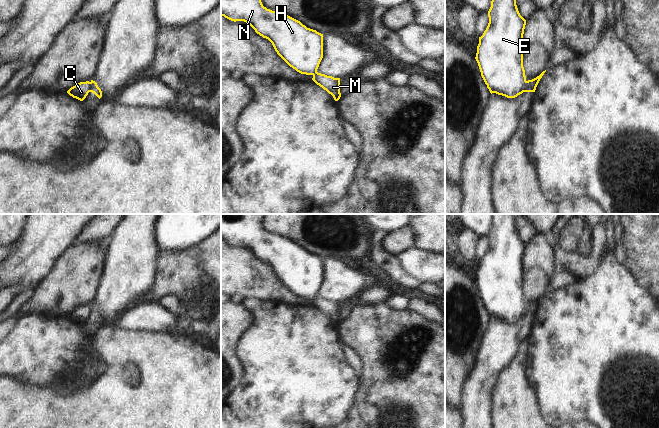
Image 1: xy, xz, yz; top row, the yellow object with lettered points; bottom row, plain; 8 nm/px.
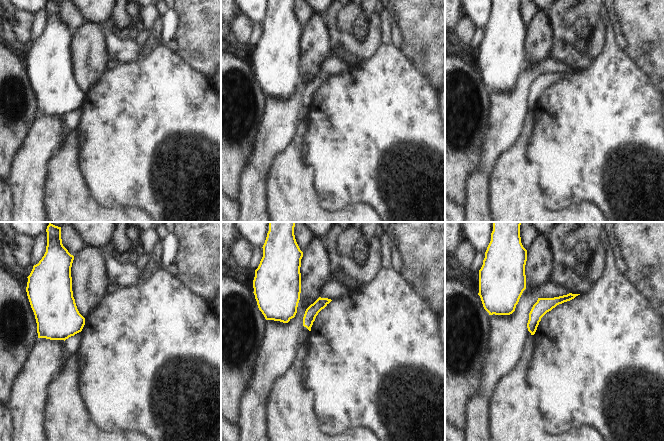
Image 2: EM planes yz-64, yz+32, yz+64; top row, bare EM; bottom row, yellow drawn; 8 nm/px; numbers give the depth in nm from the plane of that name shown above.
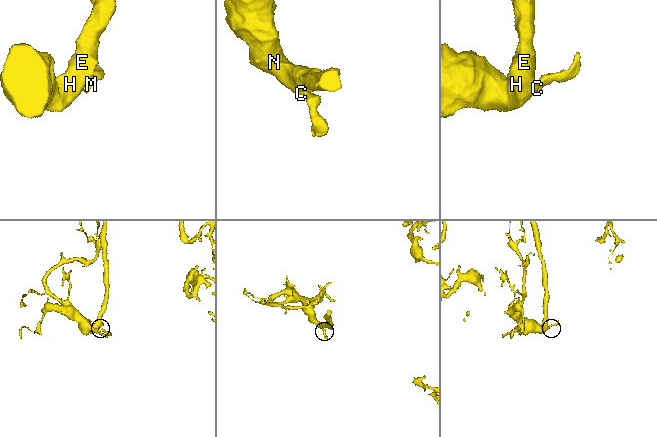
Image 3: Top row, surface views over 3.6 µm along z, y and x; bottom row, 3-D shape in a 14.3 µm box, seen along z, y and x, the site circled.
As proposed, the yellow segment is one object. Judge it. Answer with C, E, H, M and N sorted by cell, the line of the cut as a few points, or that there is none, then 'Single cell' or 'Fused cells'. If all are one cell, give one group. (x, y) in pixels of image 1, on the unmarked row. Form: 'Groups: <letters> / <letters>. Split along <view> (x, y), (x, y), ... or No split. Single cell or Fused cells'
Groups: C E H N / M. Split along yz (527, 305), (527, 313), (525, 315). Fused cells

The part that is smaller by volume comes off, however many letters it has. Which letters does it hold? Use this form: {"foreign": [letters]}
{"foreign": ["M"]}

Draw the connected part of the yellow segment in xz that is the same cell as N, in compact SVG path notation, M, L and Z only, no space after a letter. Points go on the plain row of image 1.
M221 214L221 240L231 245L244 245L257 258L268 263L277 278L293 293L301 298L313 299L323 282L323 258L307 252L300 245L263 230L262 218L265 214Z

